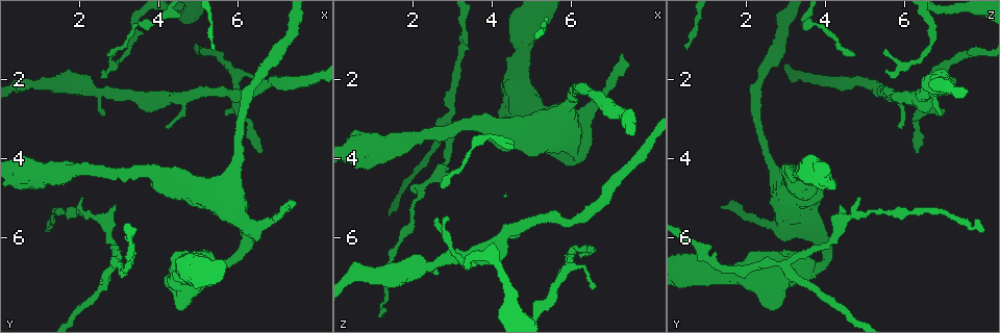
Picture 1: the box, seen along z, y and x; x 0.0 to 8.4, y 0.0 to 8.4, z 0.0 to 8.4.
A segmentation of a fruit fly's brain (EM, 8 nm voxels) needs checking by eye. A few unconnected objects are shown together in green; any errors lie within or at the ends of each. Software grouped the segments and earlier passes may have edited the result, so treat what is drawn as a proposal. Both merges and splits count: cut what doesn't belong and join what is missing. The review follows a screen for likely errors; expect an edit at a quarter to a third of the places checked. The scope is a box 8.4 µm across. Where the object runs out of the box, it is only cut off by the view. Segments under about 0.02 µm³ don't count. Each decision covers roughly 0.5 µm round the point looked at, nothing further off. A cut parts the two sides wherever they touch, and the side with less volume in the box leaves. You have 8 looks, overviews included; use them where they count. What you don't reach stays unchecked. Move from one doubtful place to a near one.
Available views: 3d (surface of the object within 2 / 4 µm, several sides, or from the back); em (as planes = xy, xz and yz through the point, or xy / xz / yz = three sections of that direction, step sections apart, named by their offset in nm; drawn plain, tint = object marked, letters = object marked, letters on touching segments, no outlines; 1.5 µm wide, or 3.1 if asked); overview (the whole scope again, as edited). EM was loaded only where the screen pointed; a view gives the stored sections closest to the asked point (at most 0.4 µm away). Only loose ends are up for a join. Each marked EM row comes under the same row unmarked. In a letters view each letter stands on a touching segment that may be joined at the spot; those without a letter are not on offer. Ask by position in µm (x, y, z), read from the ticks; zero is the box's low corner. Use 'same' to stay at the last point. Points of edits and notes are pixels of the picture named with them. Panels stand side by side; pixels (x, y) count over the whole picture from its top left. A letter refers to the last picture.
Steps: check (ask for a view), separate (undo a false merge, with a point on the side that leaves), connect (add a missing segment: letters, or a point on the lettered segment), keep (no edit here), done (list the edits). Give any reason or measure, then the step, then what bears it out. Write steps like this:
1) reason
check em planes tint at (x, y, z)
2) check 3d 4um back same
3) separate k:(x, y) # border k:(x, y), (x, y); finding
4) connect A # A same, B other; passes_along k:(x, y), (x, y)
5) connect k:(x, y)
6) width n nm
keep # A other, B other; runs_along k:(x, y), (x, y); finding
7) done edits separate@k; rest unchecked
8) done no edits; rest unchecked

three-way junction
check em planes letters at (2.95, 6.65, 3.00)

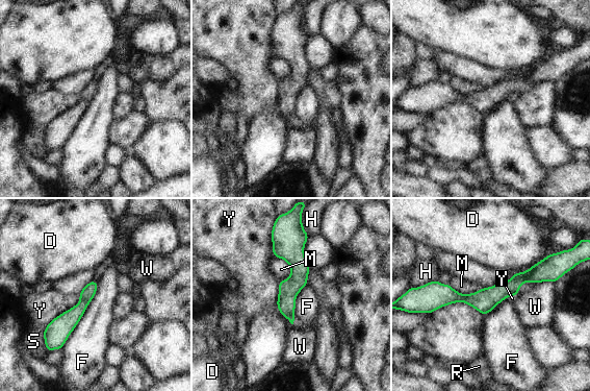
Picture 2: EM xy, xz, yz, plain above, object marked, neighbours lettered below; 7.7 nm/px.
keep # D other, F other, H other, M other, R other, S other, W other, Y other; border 2:(97, 282), (94, 297), (60, 348); continuous, no second neuron

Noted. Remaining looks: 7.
tapers out
check em planes letters at (2.10, 5.00, 4.90)

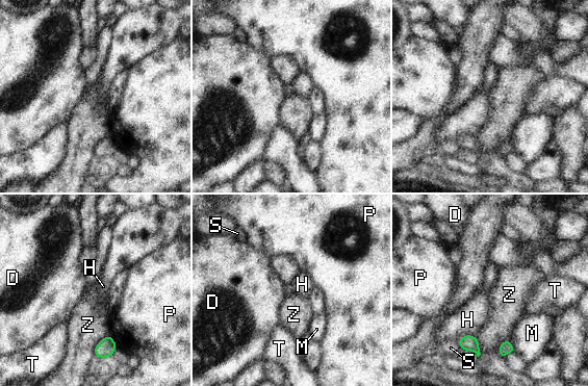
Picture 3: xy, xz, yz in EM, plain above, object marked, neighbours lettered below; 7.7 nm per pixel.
keep # D other, H other, M other, P other, S other, T other, Z other; no lettered segment goes on from it

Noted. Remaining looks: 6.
tapers out
check 3d 2um at (2.60, 1.75, 5.55)

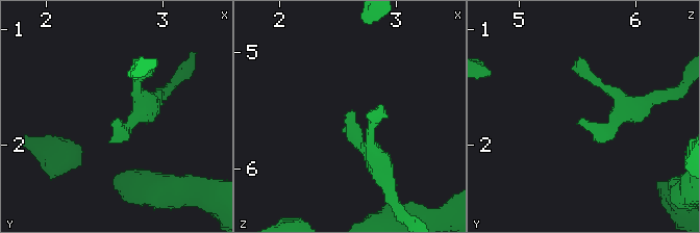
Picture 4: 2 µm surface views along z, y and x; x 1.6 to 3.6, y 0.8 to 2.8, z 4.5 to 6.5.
check em xz step 8 tint at (2.56, 1.78, 5.56)

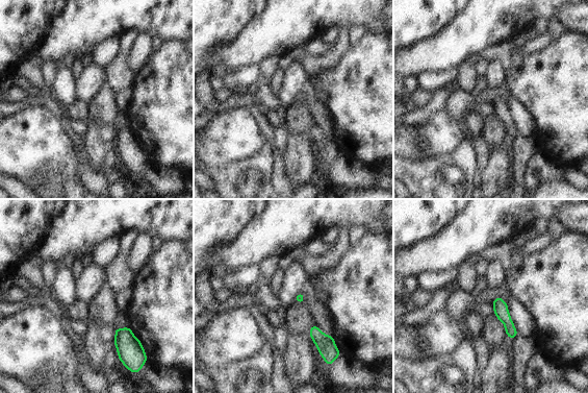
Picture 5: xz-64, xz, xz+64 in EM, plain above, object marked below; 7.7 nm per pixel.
what lies round it
check em xz step 8 letters same

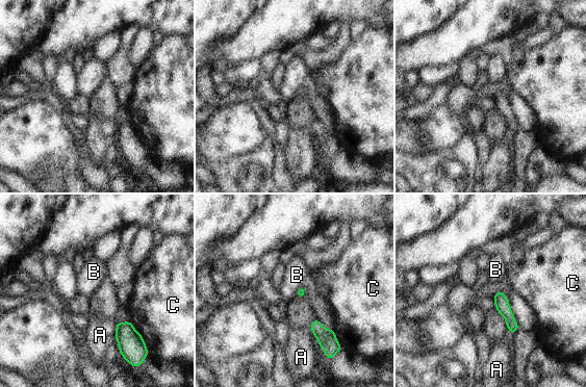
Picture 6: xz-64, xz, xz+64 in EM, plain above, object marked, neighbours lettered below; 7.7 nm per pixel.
keep # A other, B other, C other; border 6:(305, 287), (300, 287), (296, 293); none of them fits

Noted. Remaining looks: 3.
done no edits; rest unchecked

